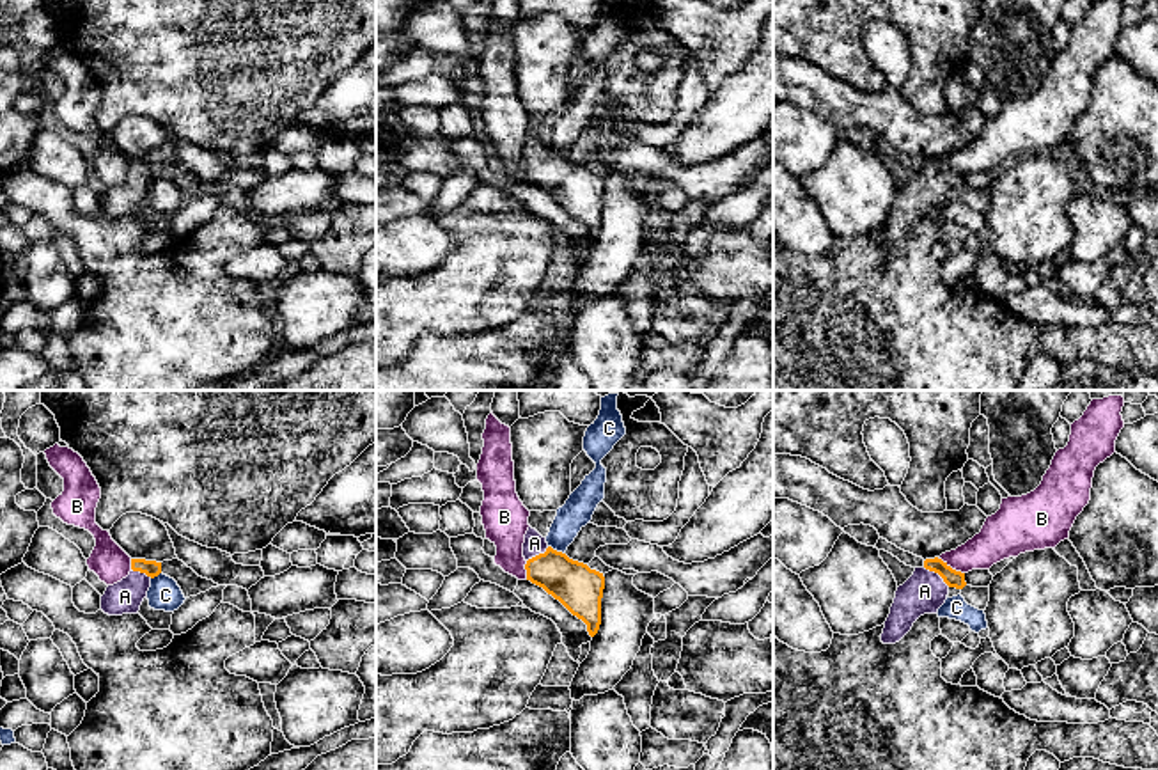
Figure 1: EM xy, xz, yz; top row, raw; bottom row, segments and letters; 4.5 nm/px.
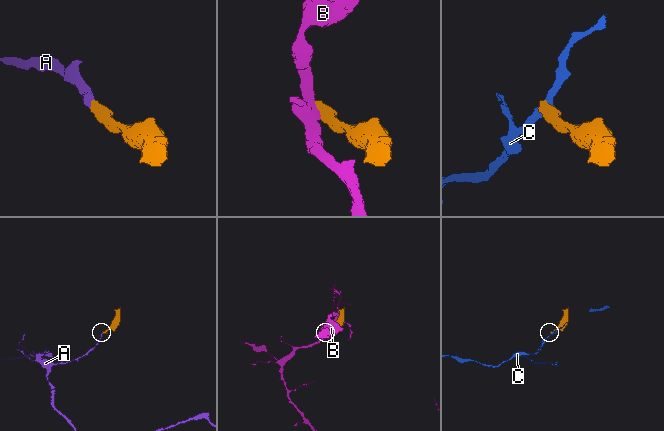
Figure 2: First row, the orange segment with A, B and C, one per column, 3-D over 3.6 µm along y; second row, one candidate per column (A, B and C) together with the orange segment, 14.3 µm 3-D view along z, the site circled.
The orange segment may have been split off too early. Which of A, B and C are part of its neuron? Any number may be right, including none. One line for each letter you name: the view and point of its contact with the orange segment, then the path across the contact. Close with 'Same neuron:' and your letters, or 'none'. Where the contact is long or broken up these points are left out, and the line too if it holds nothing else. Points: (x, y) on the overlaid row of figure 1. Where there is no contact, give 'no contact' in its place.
A: contact yz (937, 572); way yz (951, 577), (937, 572), (924, 591)
Same neuron: A

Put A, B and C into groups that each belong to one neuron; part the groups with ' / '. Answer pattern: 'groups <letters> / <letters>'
groups A / B / C

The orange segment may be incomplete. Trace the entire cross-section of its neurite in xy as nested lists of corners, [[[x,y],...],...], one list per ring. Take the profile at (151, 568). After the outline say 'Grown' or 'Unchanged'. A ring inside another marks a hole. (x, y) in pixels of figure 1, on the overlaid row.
[[[131,559],[131,571],[121,582],[108,585],[101,596],[101,610],[108,616],[138,614],[147,598],[151,580],[161,573],[161,562]]]. Grown

